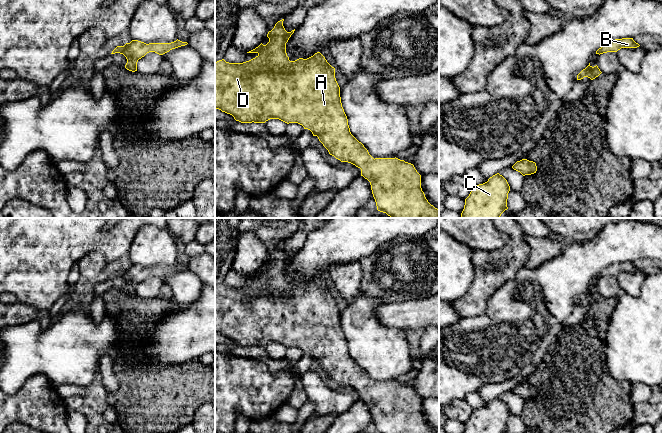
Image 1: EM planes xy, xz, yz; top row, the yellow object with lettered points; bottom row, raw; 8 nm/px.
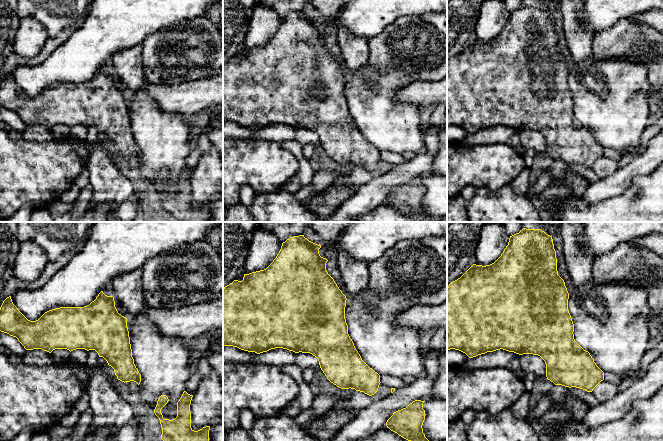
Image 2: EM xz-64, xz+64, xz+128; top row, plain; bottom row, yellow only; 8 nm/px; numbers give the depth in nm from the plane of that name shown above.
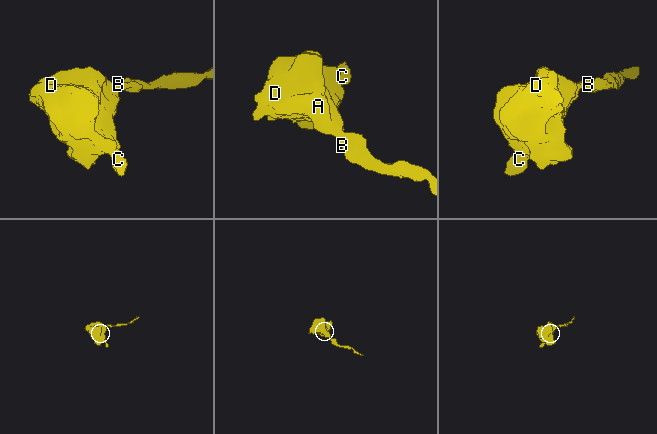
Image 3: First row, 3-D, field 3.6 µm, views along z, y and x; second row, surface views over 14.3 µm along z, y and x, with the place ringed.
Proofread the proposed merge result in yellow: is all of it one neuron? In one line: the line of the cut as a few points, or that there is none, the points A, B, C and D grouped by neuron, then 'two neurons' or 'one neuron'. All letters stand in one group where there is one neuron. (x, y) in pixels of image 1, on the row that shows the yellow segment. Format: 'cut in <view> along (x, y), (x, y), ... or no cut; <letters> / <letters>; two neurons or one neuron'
no cut; A B C D; one neuron

